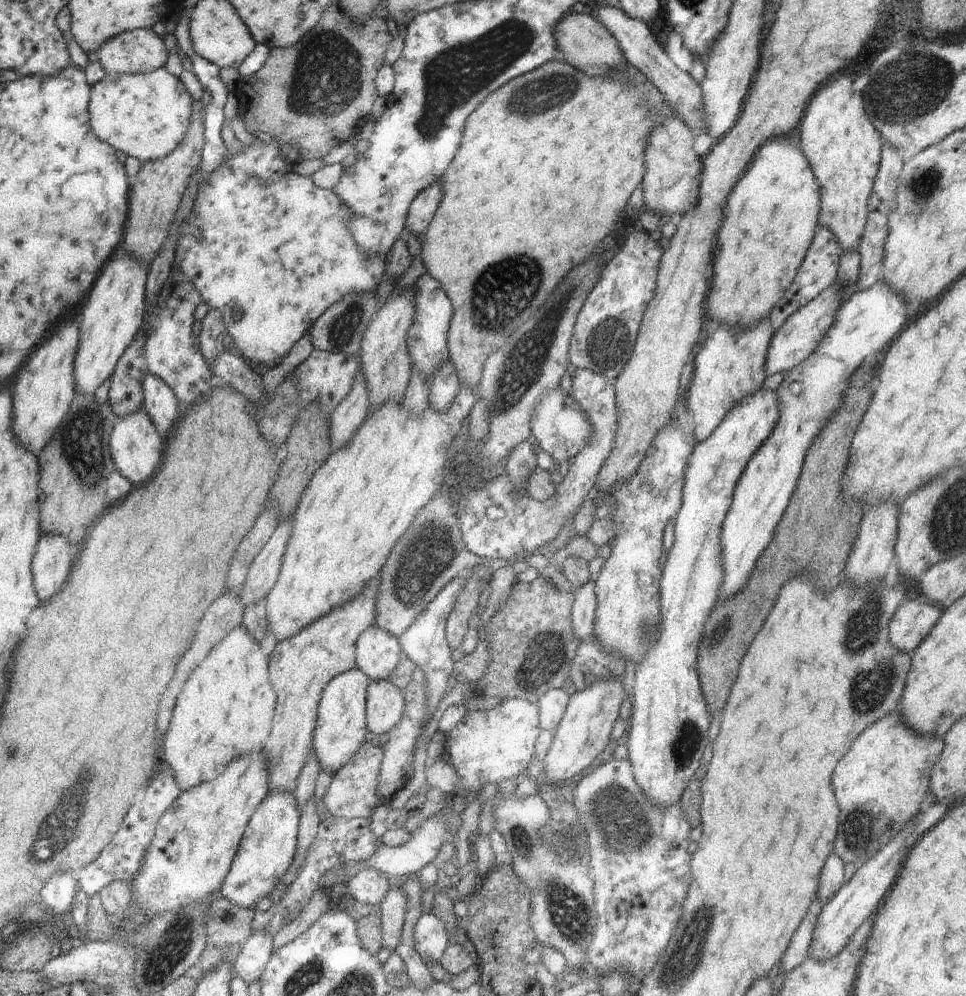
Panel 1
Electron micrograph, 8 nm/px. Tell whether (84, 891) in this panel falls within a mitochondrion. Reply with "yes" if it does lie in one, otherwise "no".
no

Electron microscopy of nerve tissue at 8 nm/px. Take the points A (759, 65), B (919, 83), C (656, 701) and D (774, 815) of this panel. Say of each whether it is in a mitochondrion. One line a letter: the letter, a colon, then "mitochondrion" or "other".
A: other
B: mitochondrion
C: other
D: other

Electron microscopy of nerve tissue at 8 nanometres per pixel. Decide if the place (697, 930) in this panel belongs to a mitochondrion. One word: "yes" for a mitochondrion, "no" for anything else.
yes

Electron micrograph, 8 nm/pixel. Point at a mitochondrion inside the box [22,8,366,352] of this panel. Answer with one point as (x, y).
(325, 73)

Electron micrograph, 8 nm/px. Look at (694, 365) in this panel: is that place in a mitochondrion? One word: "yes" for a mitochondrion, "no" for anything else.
no

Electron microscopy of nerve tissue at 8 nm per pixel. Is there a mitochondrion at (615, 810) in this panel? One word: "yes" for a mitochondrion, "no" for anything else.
yes

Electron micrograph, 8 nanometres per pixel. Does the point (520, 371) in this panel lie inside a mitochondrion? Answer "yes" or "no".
yes

